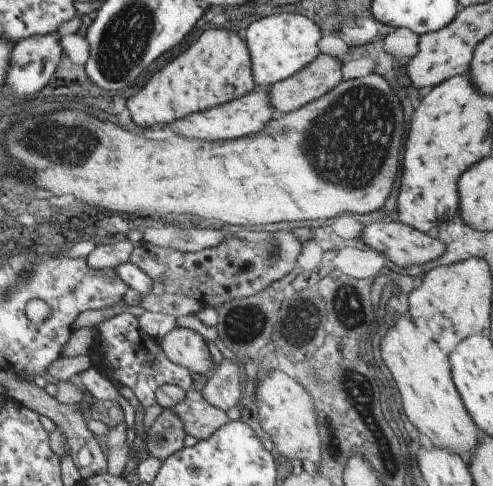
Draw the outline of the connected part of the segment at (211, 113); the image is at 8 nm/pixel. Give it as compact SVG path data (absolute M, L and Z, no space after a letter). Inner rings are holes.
M259 91L251 92L242 98L215 106L210 110L194 113L190 117L180 119L163 128L170 128L176 134L191 139L202 138L202 140L231 141L259 133L264 128L267 128L276 116L278 116L278 113L271 101L271 93Z

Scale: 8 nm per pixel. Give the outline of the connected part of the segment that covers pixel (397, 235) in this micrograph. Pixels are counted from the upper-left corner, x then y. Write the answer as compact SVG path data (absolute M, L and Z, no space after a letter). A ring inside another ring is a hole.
M400 221L369 224L363 228L360 239L400 268L435 262L445 251L445 242Z

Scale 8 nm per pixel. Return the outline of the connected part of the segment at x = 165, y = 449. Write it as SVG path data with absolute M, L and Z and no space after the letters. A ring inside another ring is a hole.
M167 408L148 431L148 454L168 460L179 450L186 448L188 435L190 434L183 418L173 408Z

